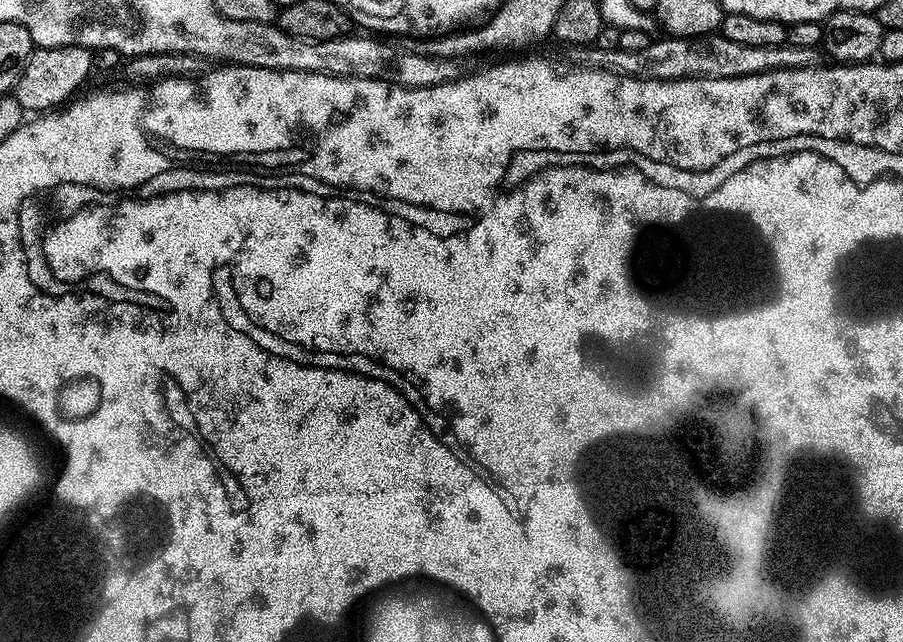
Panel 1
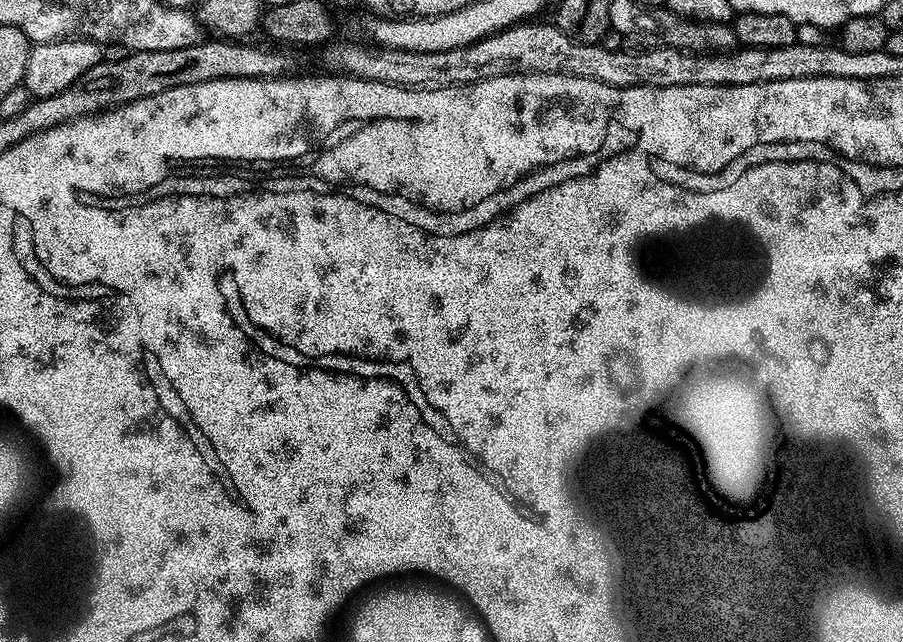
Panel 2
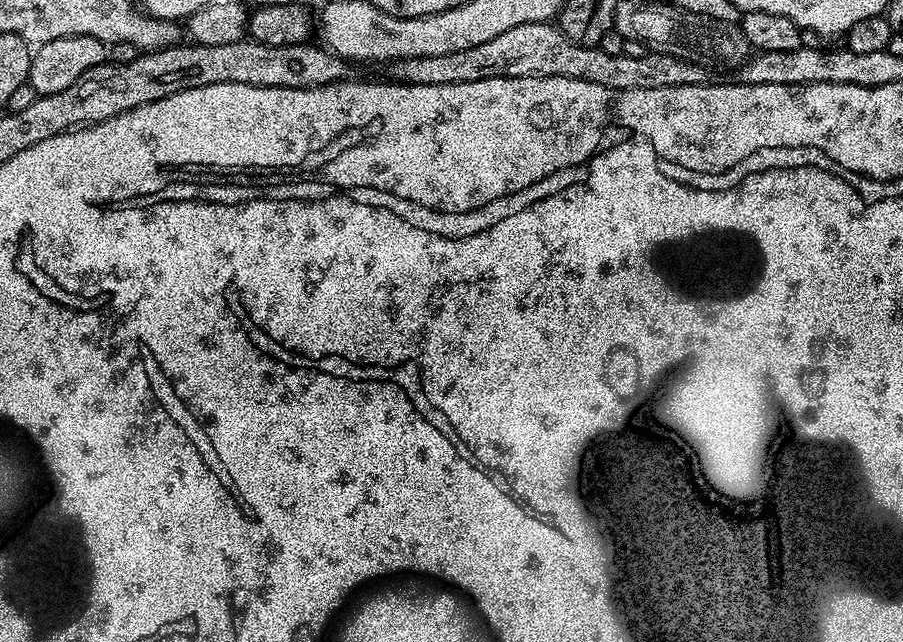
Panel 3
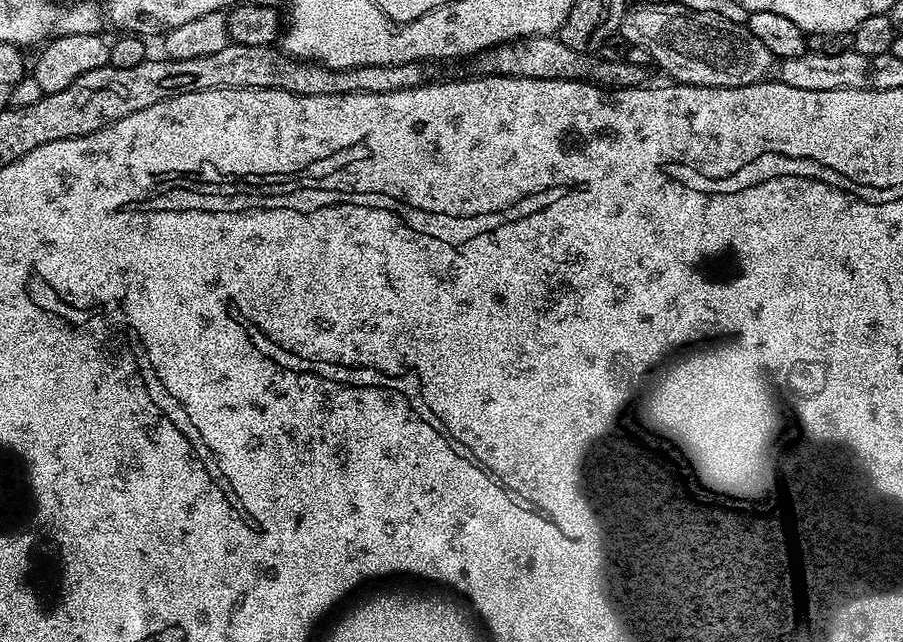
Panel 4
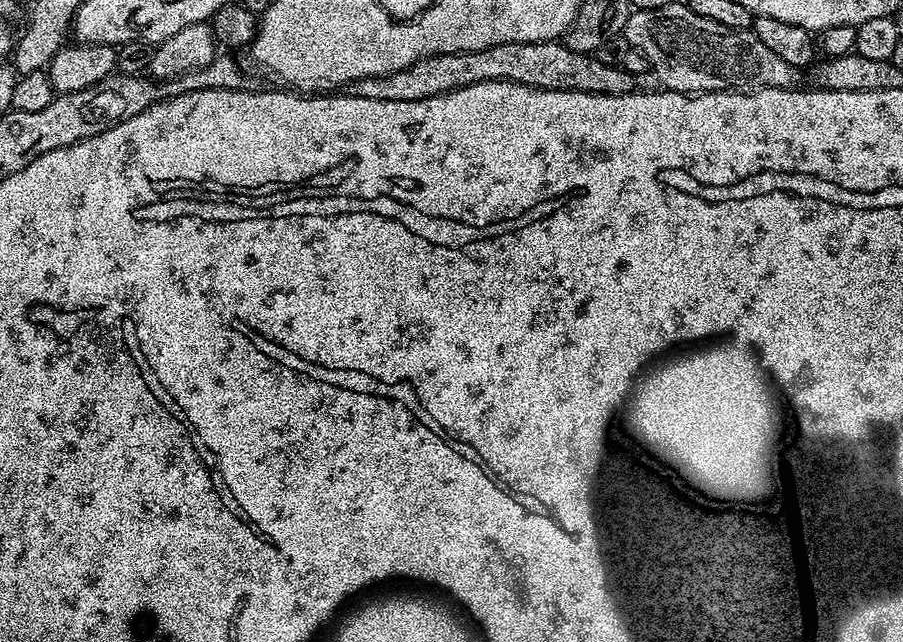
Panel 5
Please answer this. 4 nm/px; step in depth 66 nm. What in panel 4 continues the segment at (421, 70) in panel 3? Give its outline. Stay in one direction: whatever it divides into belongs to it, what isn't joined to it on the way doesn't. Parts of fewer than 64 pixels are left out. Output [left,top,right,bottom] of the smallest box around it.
[471,36,648,88]

